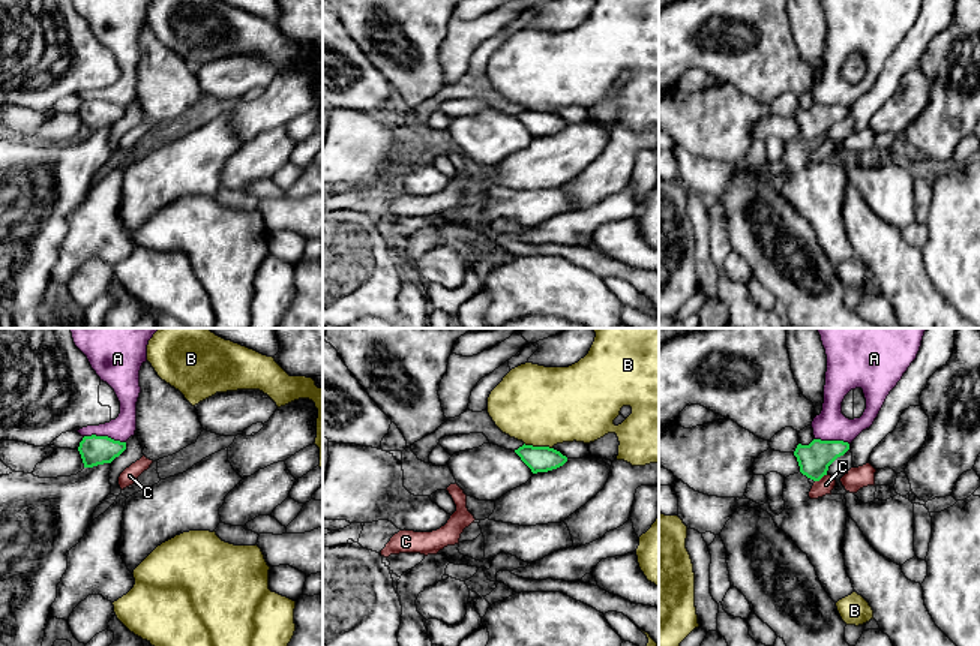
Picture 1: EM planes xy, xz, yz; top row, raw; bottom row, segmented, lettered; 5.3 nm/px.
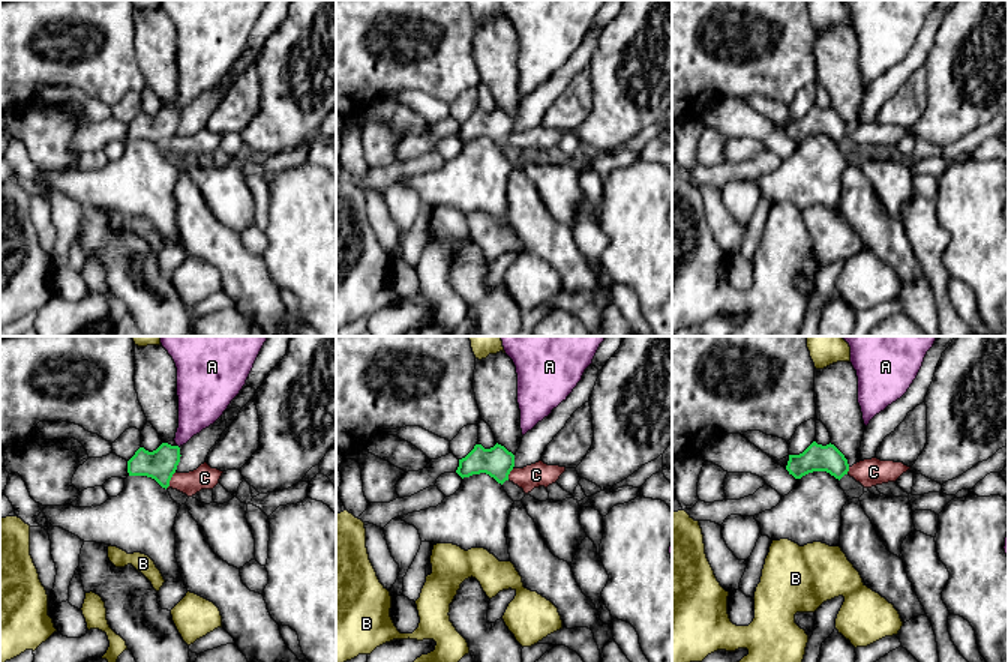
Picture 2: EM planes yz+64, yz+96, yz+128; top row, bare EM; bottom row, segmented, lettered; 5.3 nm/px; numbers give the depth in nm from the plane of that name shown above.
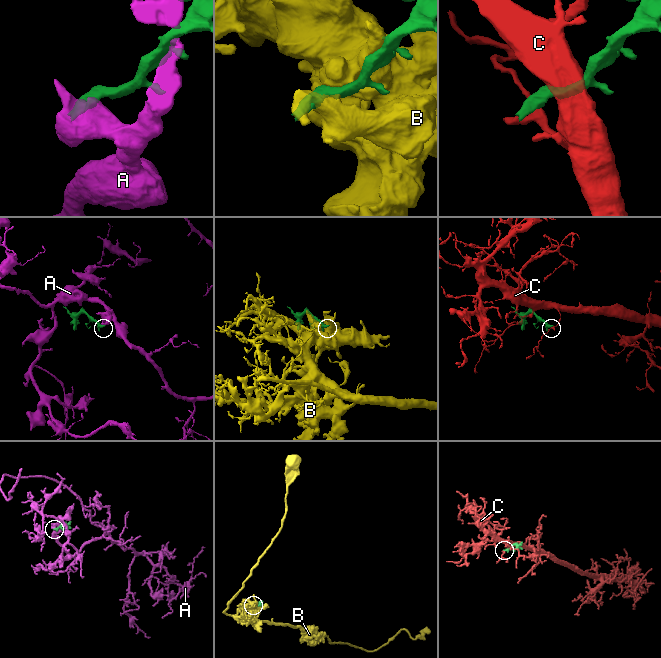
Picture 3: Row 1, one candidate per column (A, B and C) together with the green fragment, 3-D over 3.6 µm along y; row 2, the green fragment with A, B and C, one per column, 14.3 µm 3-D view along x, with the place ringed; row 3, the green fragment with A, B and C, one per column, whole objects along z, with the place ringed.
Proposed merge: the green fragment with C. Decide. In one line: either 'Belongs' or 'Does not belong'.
Does not belong

